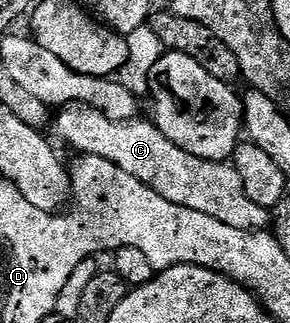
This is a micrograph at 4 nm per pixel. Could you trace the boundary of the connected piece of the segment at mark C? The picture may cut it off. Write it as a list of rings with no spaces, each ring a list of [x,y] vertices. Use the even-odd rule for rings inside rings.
[[[68,104],[58,109],[59,117],[55,120],[56,141],[64,140],[71,148],[76,148],[76,153],[105,158],[116,164],[125,174],[133,174],[145,186],[149,186],[165,202],[173,202],[177,206],[185,206],[189,210],[197,210],[197,214],[209,214],[209,218],[217,218],[217,222],[225,222],[225,226],[233,226],[233,230],[249,230],[262,232],[270,225],[271,214],[265,206],[257,206],[241,186],[241,178],[235,168],[227,162],[197,158],[161,134],[161,130],[150,119],[142,120],[111,120],[103,112],[88,107],[87,104]]]

